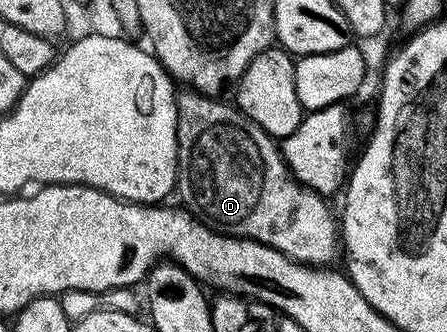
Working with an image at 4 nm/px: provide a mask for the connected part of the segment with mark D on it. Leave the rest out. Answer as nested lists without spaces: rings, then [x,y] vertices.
[[[184,89],[179,92],[176,96],[176,104],[178,105],[178,169],[180,172],[176,174],[176,191],[178,192],[178,196],[180,195],[179,202],[183,204],[187,210],[191,211],[193,215],[196,216],[197,219],[200,220],[201,223],[205,223],[207,227],[211,227],[214,231],[220,231],[223,235],[236,235],[239,239],[253,239],[254,241],[258,241],[259,243],[266,244],[267,247],[273,247],[274,249],[278,249],[282,254],[286,257],[290,257],[296,263],[307,263],[309,265],[332,265],[332,263],[336,259],[336,254],[341,254],[342,251],[342,227],[338,222],[338,215],[331,211],[328,208],[329,200],[325,198],[323,195],[319,195],[317,191],[312,191],[309,187],[305,187],[303,183],[299,183],[295,177],[292,175],[291,169],[288,167],[288,162],[284,160],[284,155],[280,151],[277,140],[273,139],[271,135],[268,135],[257,123],[254,121],[250,121],[245,117],[245,115],[240,111],[239,107],[233,105],[228,101],[221,101],[218,99],[211,99],[210,97],[206,97],[205,95],[200,95],[197,91],[191,89]]]

